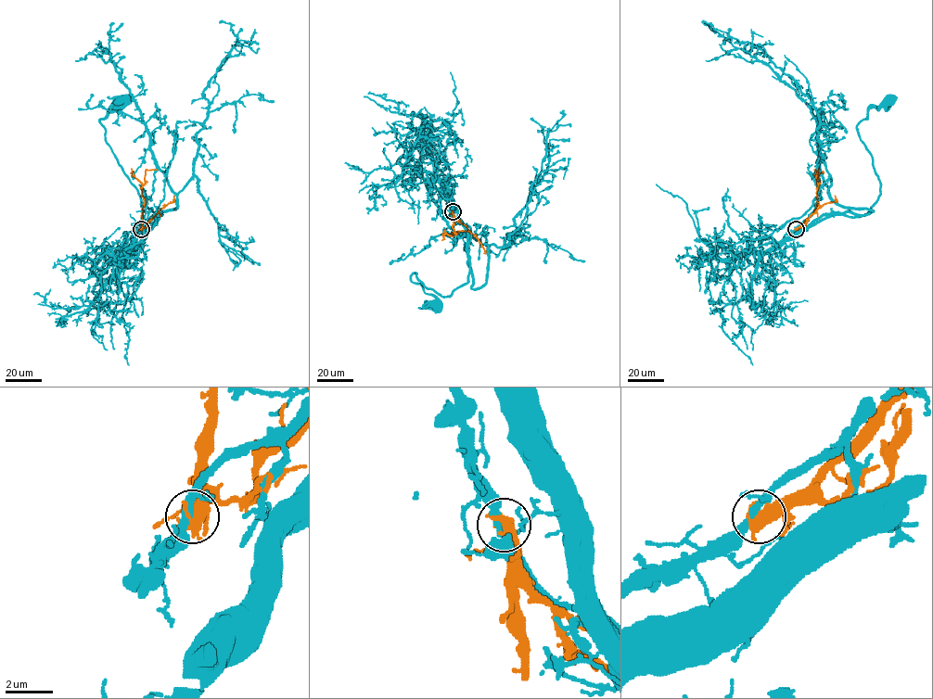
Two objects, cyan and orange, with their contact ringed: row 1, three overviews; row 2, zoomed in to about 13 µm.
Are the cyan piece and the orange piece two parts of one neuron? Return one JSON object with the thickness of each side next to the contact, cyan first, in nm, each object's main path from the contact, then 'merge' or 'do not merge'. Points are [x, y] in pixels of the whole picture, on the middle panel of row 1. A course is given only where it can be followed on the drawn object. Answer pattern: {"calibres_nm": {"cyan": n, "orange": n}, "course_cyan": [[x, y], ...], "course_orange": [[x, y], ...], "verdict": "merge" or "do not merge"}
{"calibres_nm": {"cyan": 360, "orange": 440}, "course_cyan": [[452, 211], [467, 234], [467, 282], [442, 297], [428, 288], [416, 273], [411, 276], [436, 298], [435, 304]], "course_orange": [[452, 211], [453, 227], [456, 233], [453, 234], [468, 231]], "verdict": "do not merge"}

